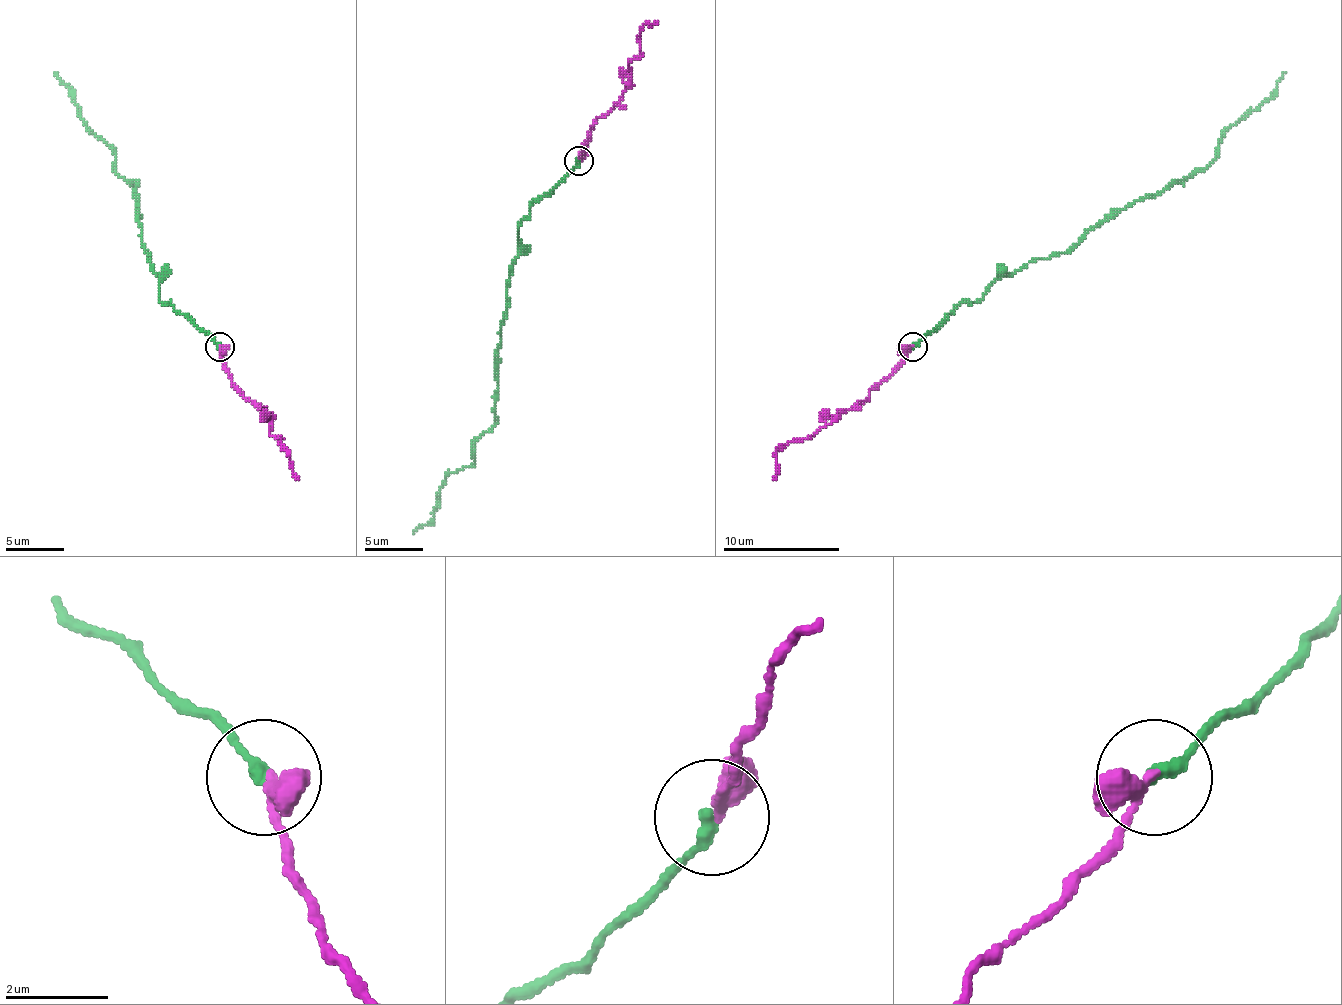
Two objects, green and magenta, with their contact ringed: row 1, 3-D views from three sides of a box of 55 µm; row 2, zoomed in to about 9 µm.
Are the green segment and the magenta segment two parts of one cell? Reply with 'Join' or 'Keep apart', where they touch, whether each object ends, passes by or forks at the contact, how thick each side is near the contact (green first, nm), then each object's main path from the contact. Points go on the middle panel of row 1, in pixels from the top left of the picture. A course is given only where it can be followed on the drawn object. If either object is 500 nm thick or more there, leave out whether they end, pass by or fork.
Join. Place: (578, 160). At the ring green ends. At the ring magenta passes by. Thickness 260 nm (green) against 280 nm. Course of green: (579, 161), (518, 228), (497, 344), (495, 423), (474, 443), (474, 463), (445, 478), (439, 507), (413, 533). Course of magenta: (579, 161), (591, 126), (620, 100), (631, 77), (628, 65), (640, 53), (640, 30), (657, 21)

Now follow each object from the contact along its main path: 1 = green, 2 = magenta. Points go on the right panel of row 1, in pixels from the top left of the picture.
1: (913, 346), (1000, 276), (1058, 255), (1096, 226), (1183, 183), (1215, 157), (1230, 127), (1259, 107), (1285, 72)
2: (913, 346), (895, 369), (852, 410), (843, 410), (817, 433), (782, 447), (776, 453), (773, 479)

